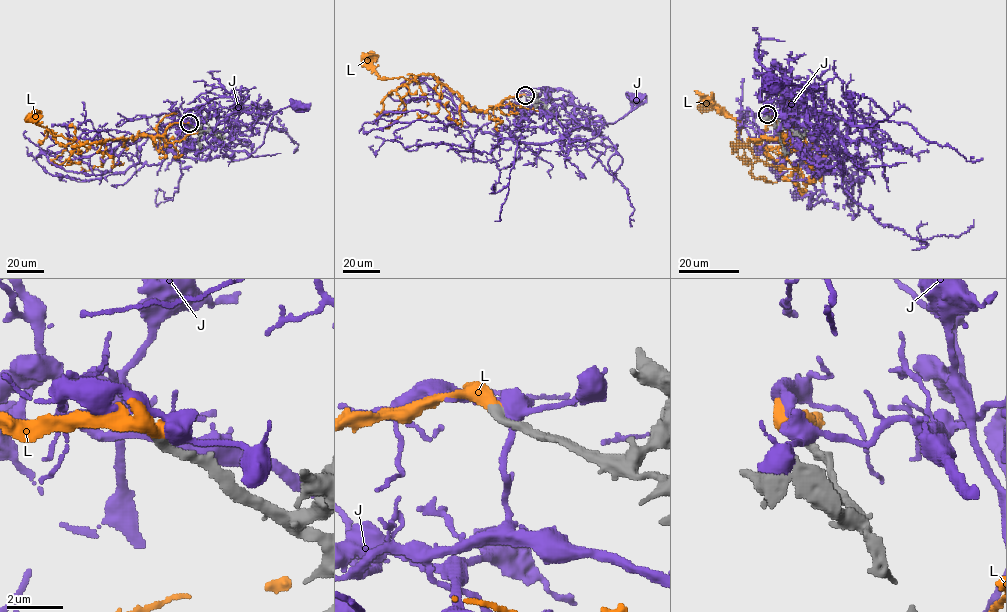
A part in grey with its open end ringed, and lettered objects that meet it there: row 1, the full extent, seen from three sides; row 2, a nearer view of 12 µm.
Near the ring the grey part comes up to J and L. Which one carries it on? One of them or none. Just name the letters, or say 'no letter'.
L

